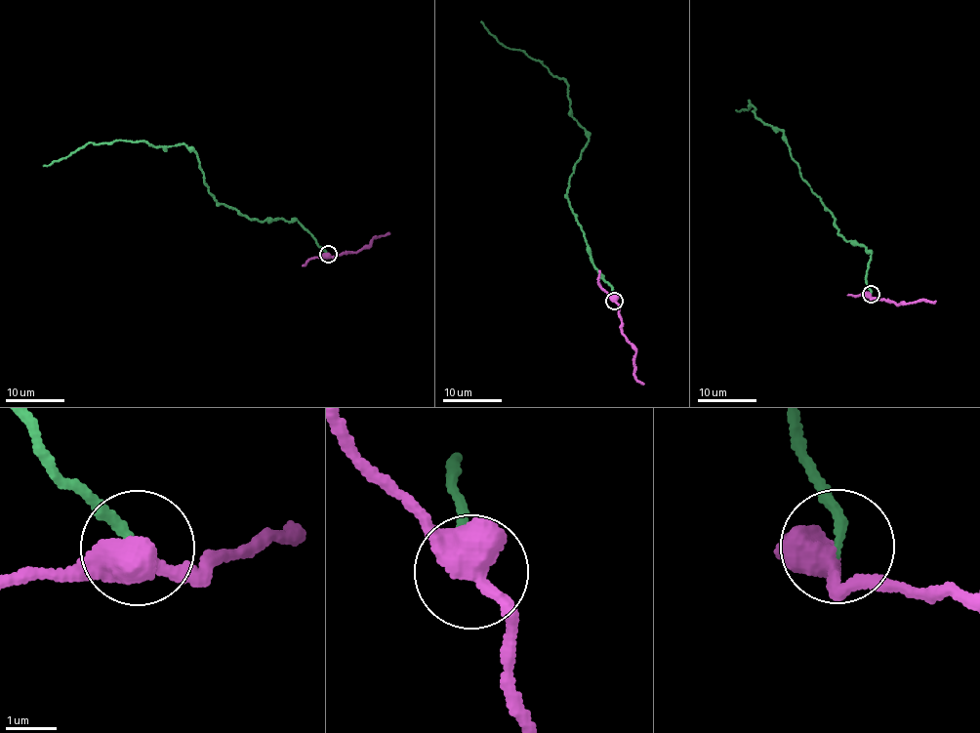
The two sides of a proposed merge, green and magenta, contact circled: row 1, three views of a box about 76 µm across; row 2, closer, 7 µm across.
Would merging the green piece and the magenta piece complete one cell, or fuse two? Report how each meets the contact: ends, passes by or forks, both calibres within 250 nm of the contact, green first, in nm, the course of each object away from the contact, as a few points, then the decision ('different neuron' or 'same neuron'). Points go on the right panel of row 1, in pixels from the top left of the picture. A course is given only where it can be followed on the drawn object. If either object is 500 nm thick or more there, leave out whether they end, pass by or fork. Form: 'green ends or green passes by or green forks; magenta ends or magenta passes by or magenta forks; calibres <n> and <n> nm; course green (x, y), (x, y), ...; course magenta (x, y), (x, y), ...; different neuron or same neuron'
green ends; magenta forks; calibres 190 and 400 nm; course green (871, 294), (869, 253), (839, 236), (801, 178), (783, 131), (764, 125), (750, 101), (747, 109), (736, 110); course magenta (871, 294), (871, 298), (900, 305), (935, 302); different neuron

